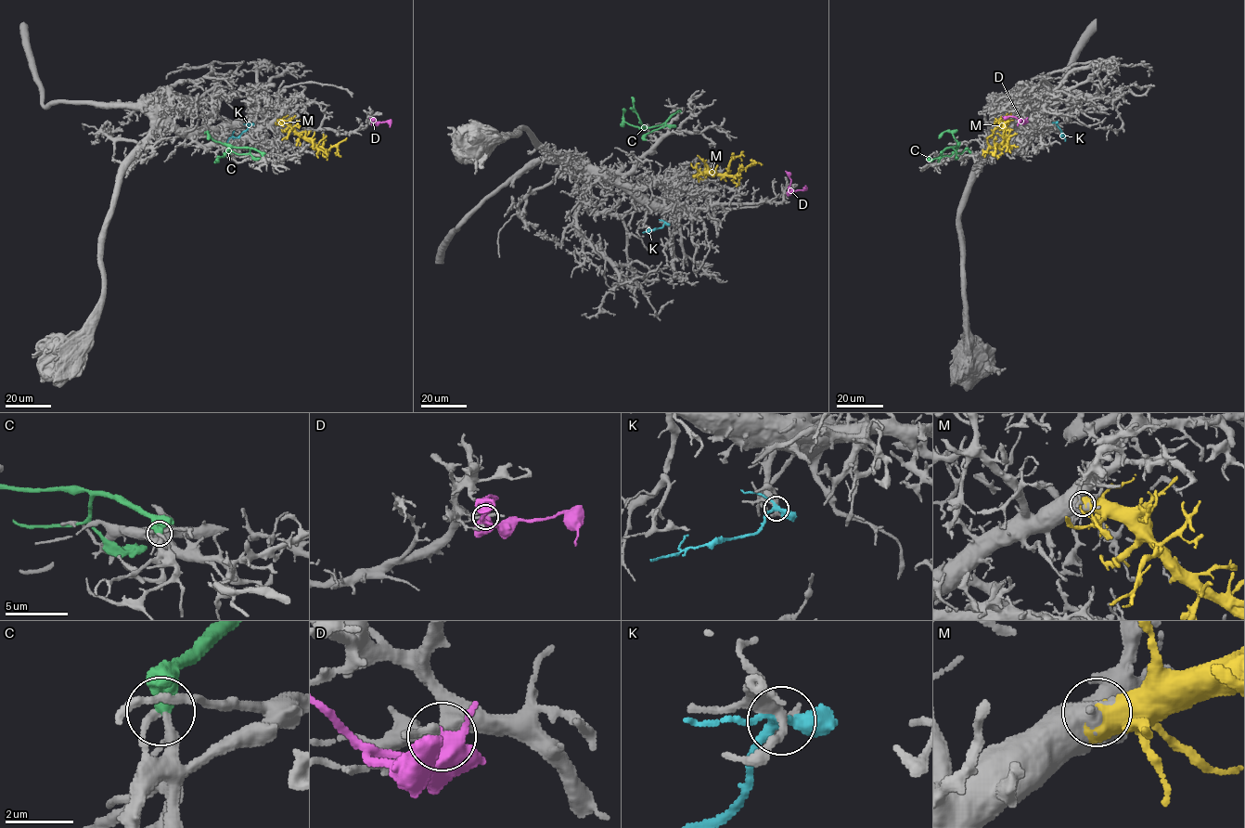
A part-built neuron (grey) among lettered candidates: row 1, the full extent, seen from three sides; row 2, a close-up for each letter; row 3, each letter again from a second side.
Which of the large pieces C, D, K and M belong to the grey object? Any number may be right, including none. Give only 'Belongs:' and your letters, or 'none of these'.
Belongs: M

